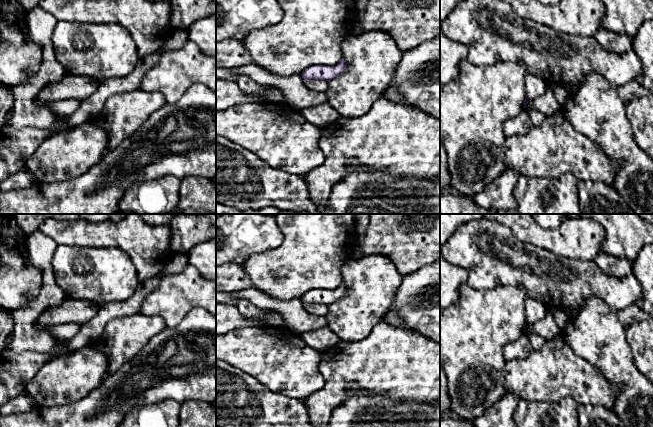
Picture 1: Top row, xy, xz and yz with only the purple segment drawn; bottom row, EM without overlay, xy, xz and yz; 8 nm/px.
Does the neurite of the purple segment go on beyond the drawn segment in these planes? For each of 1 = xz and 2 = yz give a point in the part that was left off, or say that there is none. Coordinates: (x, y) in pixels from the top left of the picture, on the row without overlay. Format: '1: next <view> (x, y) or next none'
1: next none
2: next none

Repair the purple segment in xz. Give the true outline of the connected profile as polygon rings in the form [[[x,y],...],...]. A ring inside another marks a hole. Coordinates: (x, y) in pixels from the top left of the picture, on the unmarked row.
[[[342,282],[335,290],[315,289],[306,293],[301,301],[307,304],[325,304],[331,305],[333,302],[347,295],[347,286]]]

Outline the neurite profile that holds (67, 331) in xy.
[[[66,323],[54,326],[35,325],[35,328],[47,331],[58,339],[70,340],[82,329],[82,325],[78,323]]]

